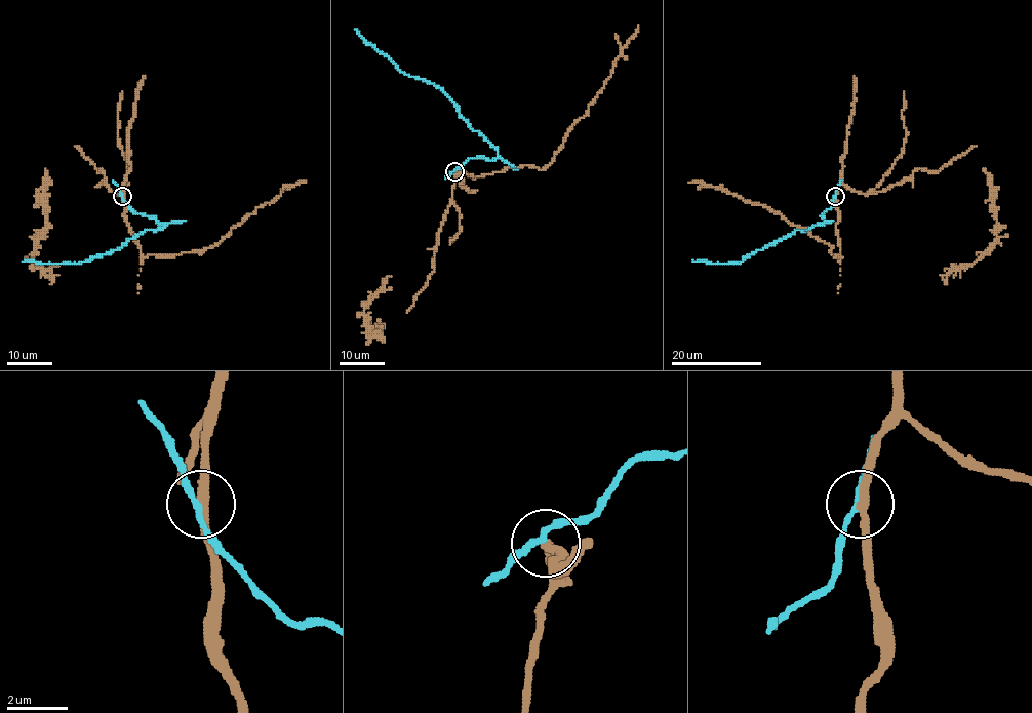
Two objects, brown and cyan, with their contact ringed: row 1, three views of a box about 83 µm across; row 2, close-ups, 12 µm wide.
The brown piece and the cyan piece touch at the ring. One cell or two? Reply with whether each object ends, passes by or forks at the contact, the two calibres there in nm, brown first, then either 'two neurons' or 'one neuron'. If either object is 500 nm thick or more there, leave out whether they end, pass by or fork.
brown passes by; cyan passes by; calibres 280 and 190 nm; two neurons

